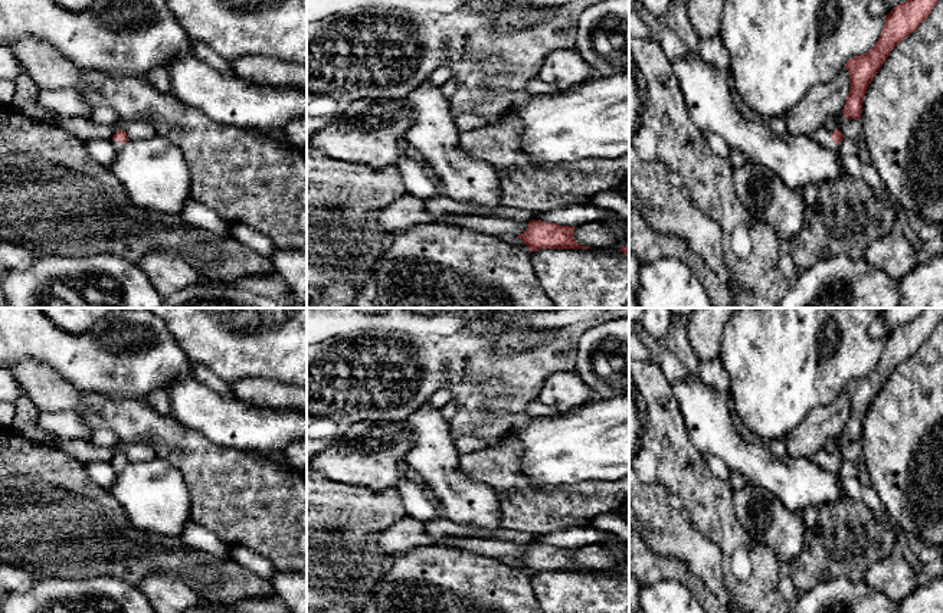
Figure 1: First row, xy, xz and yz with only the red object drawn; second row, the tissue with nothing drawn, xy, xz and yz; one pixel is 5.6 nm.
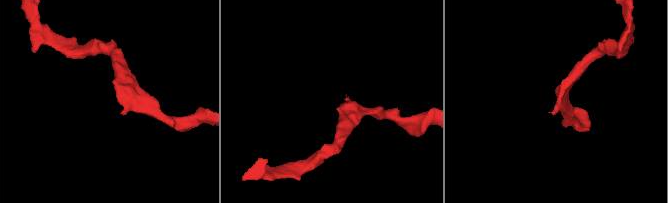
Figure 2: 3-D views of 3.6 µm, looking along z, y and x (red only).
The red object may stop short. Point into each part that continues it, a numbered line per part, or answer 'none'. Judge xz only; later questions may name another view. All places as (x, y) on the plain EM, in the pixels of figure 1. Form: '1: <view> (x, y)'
none

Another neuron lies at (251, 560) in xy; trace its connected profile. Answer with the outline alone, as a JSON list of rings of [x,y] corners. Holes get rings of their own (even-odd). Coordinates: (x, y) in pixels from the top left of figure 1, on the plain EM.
[[[245,545],[230,547],[230,558],[245,567],[248,571],[252,571],[269,581],[275,574],[275,567],[263,555]]]

